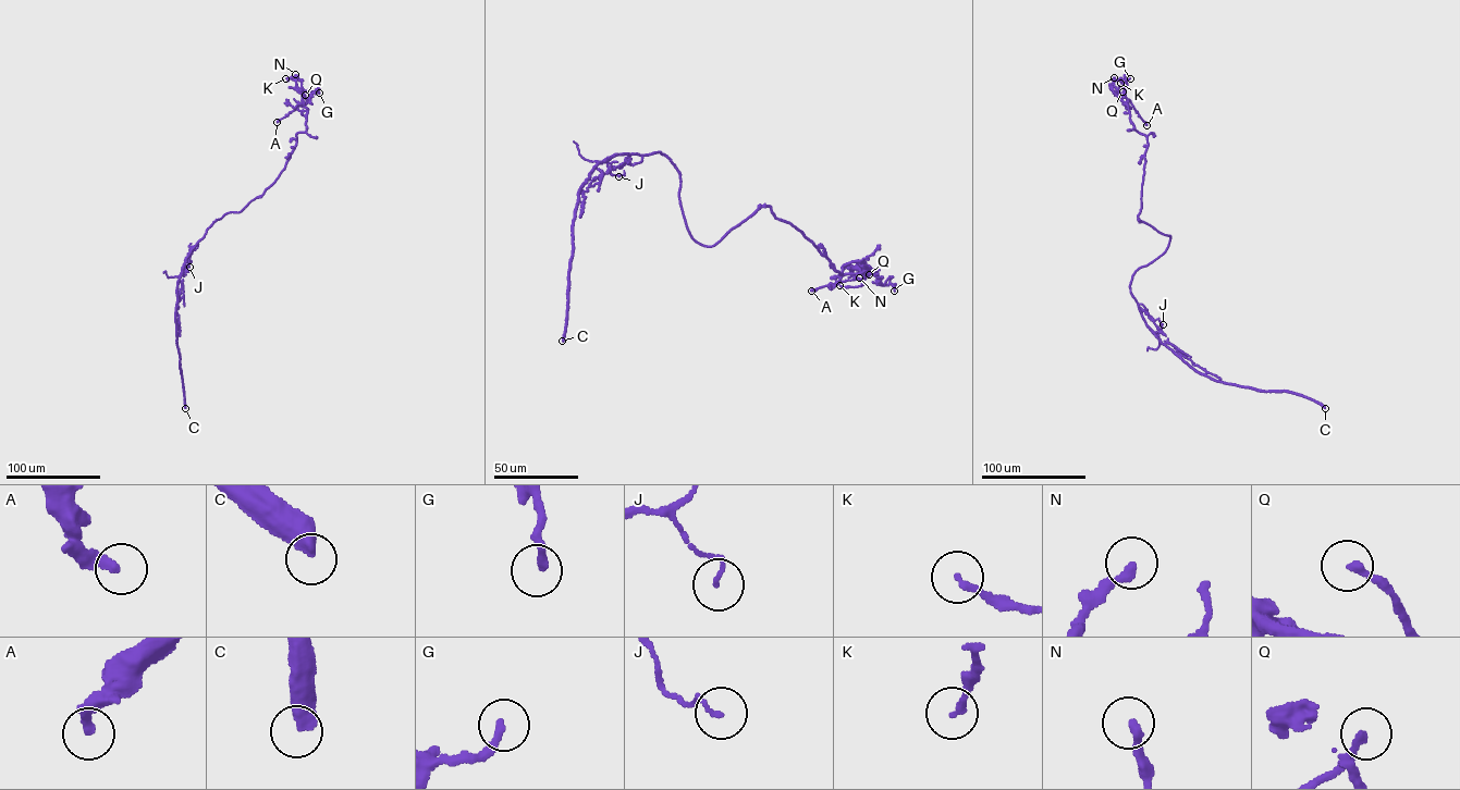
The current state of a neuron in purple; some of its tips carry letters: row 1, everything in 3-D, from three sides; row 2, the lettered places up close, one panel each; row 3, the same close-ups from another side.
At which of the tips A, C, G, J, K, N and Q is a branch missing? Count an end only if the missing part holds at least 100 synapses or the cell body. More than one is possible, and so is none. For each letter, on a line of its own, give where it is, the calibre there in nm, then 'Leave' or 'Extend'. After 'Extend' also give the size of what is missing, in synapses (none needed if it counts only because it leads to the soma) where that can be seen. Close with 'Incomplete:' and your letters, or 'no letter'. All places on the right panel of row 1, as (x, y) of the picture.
A: Place: (1146, 125). Thickness 280 nm. Leave
C: Place: (1325, 408). Thickness 500 nm. Extend. Roughly 1500 synapses
G: Place: (1130, 78). Thickness 200 nm. Leave
J: Place: (1163, 324). Thickness 100 nm. Leave
K: Place: (1120, 83). Thickness 170 nm. Leave
N: Place: (1114, 77). Thickness 280 nm. Leave
Q: Place: (1123, 91). Thickness 200 nm. Leave
Incomplete: C

